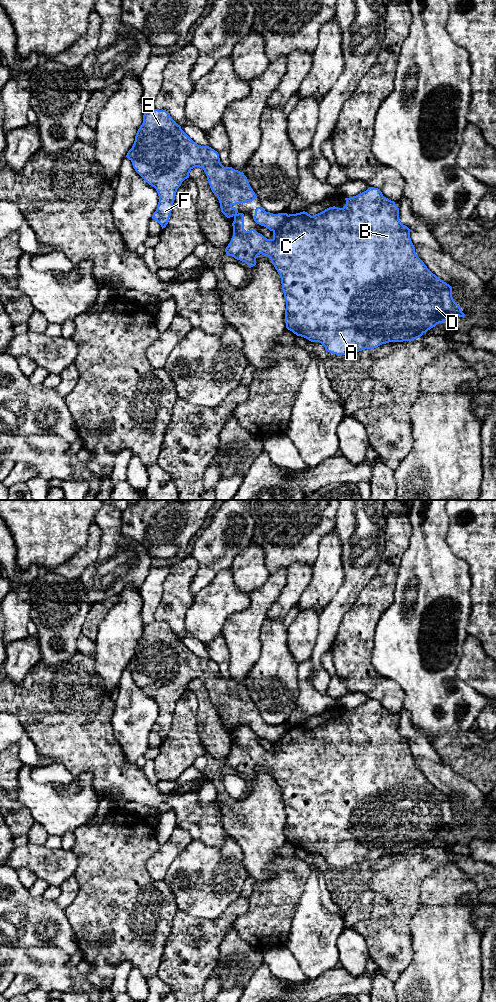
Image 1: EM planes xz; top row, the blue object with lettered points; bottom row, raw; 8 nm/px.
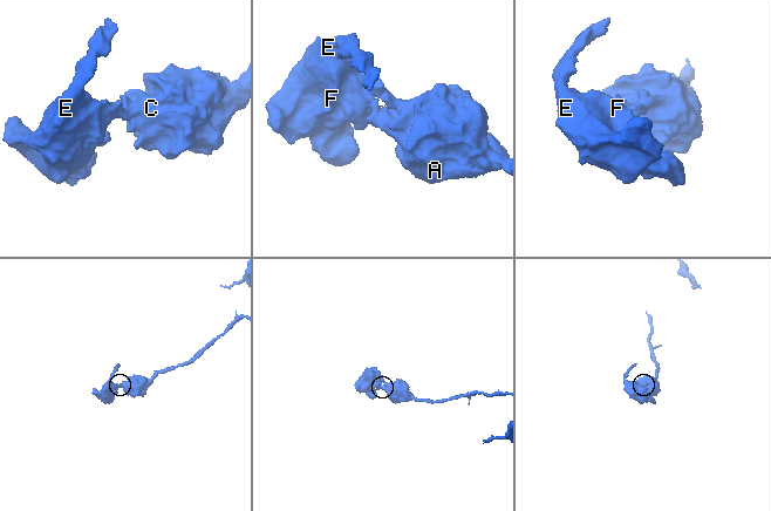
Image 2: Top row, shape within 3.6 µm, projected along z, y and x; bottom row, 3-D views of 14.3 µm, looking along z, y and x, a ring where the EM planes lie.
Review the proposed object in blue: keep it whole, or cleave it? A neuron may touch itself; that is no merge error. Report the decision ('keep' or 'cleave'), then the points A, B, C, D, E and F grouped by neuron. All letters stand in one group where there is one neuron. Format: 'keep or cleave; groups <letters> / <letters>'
cleave; groups A B C D / E F

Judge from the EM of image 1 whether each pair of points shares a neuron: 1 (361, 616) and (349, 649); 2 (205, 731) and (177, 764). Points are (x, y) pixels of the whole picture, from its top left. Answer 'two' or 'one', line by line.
1: one
2: two

